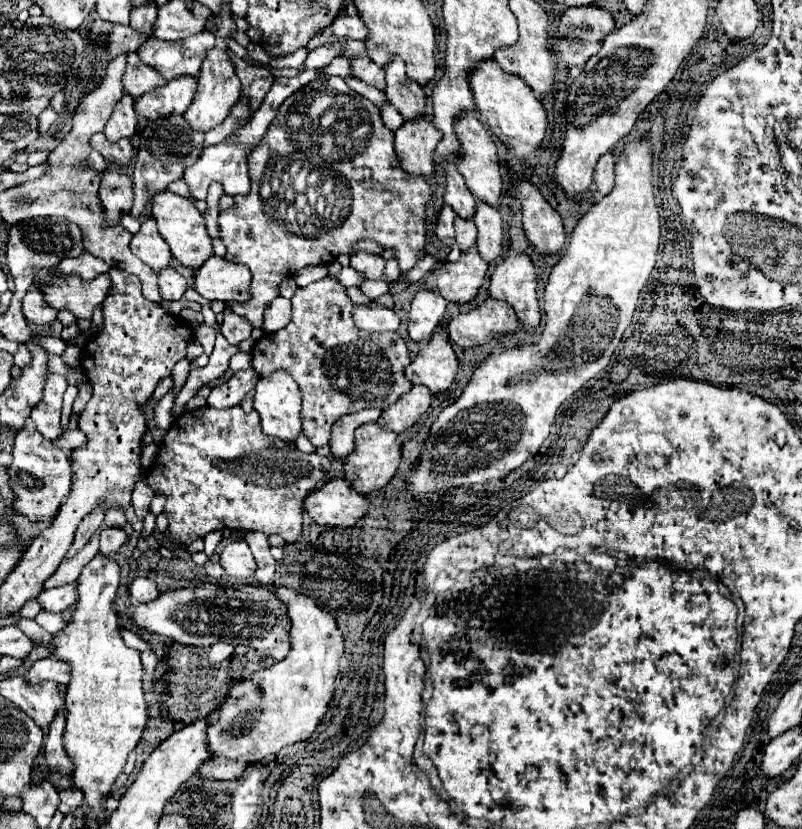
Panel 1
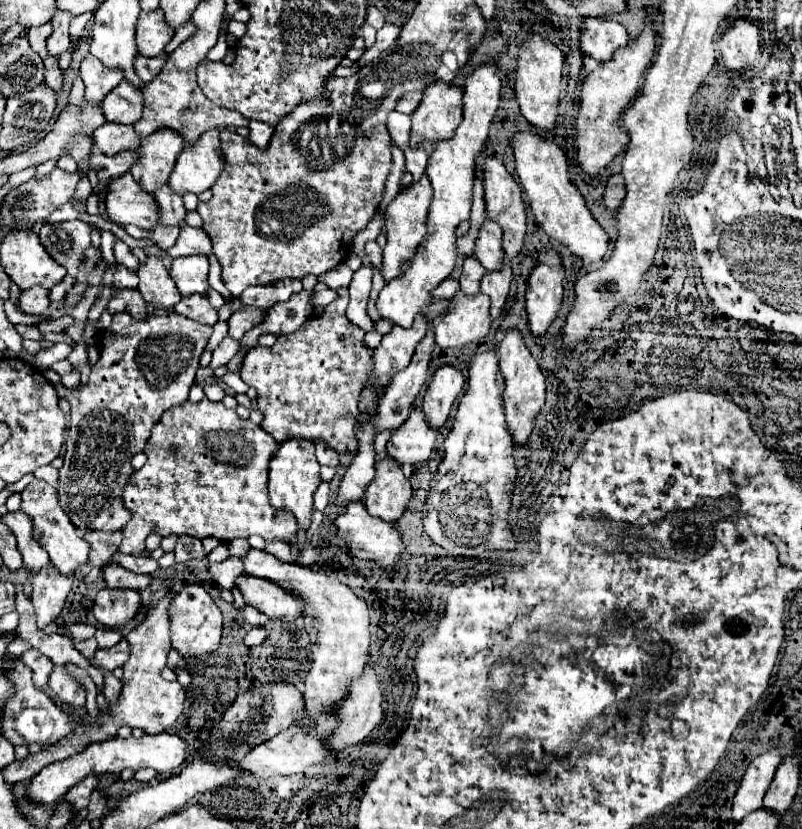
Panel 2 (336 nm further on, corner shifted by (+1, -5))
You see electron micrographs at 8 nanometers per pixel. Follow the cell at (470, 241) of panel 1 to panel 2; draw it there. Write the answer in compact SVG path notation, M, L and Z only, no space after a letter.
M467 257L463 263L463 273L461 273L461 291L465 295L477 295L479 293L479 281L487 271L483 271L483 265L479 265L477 259Z

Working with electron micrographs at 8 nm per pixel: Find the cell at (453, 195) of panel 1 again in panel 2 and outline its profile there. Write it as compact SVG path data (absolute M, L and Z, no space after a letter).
M485 221L475 241L475 257L487 271L499 271L505 263L501 239L503 233L499 225L495 221Z

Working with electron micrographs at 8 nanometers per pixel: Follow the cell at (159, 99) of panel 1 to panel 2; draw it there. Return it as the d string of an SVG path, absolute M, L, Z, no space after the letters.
M159 129L159 133L153 133L141 141L137 151L139 161L131 167L131 175L143 191L153 197L155 189L169 181L183 147L183 137L171 129Z

